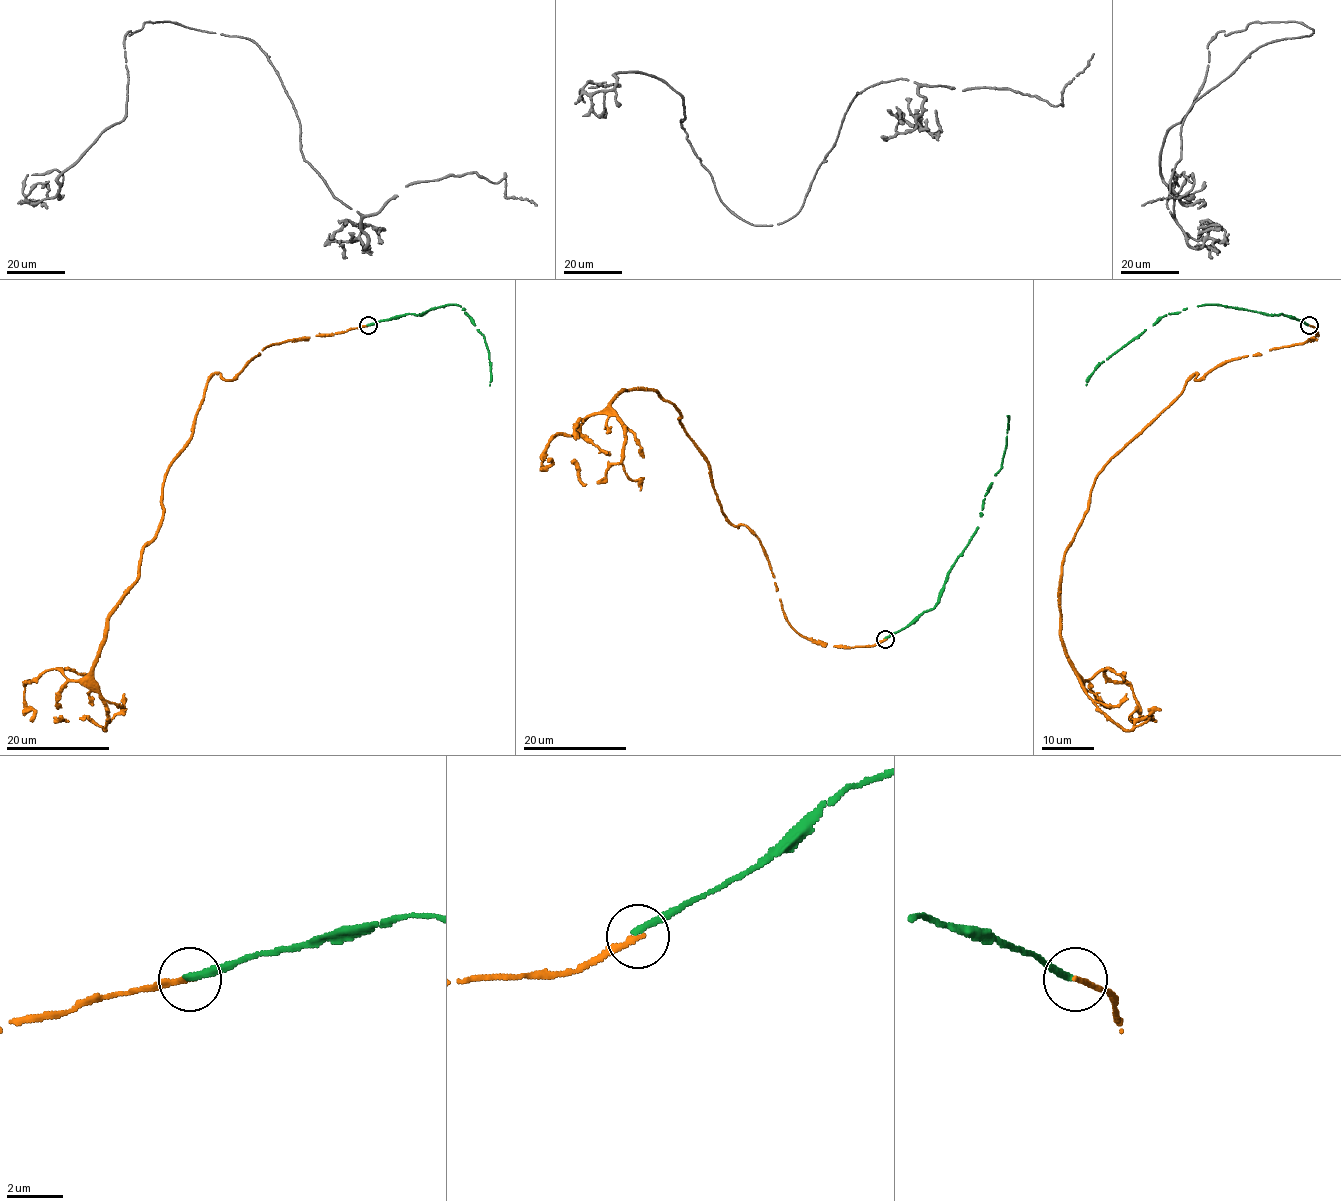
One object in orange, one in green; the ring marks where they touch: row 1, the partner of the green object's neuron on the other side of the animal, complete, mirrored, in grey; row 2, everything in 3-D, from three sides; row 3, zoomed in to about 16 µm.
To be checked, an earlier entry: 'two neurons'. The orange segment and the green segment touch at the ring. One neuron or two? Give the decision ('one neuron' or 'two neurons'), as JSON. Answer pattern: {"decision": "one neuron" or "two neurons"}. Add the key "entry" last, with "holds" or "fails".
{"decision": "two neurons", "entry": "holds"}

